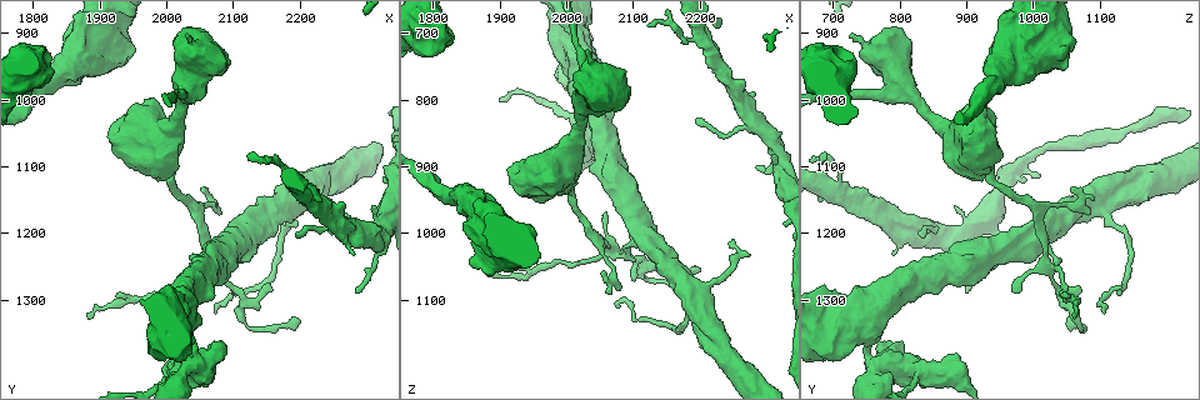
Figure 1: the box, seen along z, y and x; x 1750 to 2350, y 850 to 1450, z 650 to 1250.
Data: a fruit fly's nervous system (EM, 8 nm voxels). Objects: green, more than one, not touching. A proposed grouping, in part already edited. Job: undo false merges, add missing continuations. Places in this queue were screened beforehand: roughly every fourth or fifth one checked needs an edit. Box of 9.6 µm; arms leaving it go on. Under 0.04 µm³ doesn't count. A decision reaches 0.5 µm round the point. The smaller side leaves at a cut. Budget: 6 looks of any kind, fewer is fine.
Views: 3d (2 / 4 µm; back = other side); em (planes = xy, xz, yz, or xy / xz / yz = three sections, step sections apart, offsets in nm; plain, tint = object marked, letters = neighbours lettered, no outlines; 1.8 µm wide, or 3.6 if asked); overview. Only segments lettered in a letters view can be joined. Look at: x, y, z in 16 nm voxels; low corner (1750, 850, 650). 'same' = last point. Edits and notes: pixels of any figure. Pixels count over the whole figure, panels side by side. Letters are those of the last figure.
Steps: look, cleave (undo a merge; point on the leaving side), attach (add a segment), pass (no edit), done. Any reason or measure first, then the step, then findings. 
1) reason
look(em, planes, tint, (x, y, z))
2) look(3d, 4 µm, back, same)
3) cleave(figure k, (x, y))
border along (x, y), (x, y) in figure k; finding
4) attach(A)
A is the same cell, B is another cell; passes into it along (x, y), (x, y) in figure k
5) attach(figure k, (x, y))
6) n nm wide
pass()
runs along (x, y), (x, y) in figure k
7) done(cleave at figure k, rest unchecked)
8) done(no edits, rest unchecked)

look(em, yz, step 8, letters, (2055, 1135, 1055))

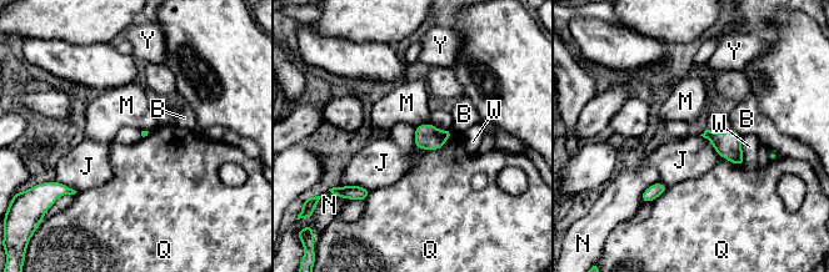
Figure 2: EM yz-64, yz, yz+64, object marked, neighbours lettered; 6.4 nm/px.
look(em, planes, letters, same)

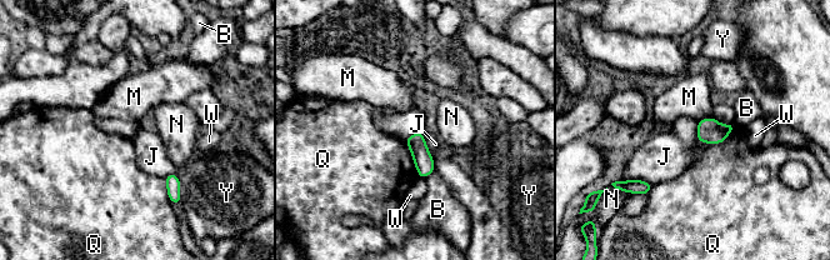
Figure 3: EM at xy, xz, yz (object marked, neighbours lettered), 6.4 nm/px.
pass()
B, J, M, N, Q, W and Y are other cells; border along (419, 131), (430, 153) in figure 3; none of them fits

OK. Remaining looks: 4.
side arm on a straight run
look(em, 3.6 µm, planes, tint, (2070, 1245, 1025))

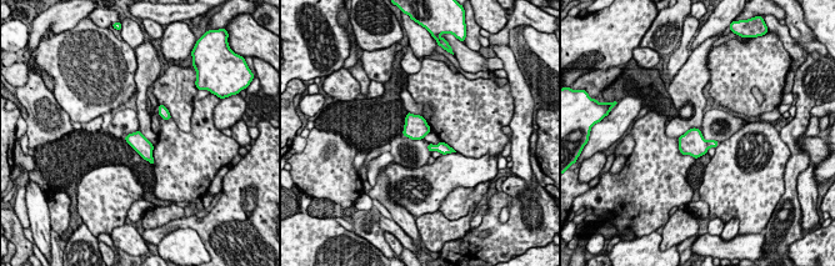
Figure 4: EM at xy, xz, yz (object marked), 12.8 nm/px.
look(em, 3.6 µm, planes, letters, same)

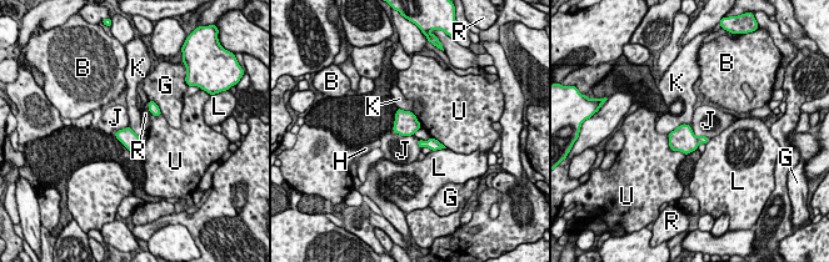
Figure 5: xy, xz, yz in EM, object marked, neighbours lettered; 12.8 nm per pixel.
220 nm wide
cleave(figure 5, (682, 139))
B, G, H, J, K, L, R and U are other cells; border along (695, 137), (698, 145) in figure 5; a second neuron is stuck on

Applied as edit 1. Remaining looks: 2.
three-way junction
look(3d, 4 µm, back, (2050, 1395, 770))

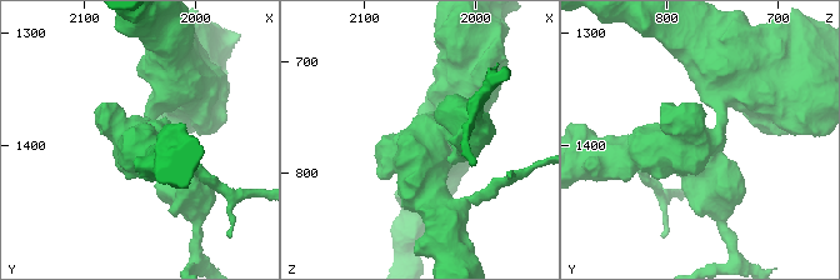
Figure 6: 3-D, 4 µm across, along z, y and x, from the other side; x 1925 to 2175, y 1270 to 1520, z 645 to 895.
shape alone is not enough
look(em, 3.6 µm, planes, letters, (2050, 1400, 766))

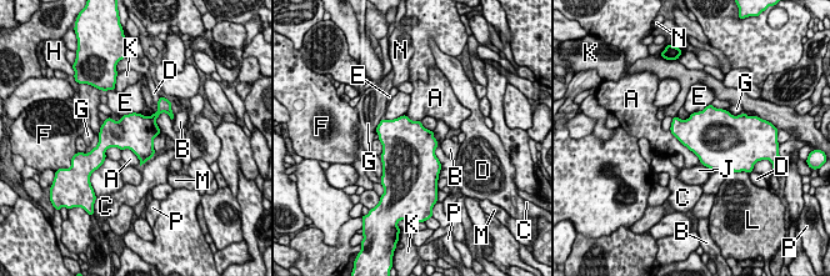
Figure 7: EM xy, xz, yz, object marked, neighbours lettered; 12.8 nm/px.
480 nm wide; A touches over 600 nm
pass()
A, B, C, D, E, F, G, H, J, K, L, M, N and P are other cells; continuous, no second neuron

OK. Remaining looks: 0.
done(cleave at figure 5, rest unchecked)

